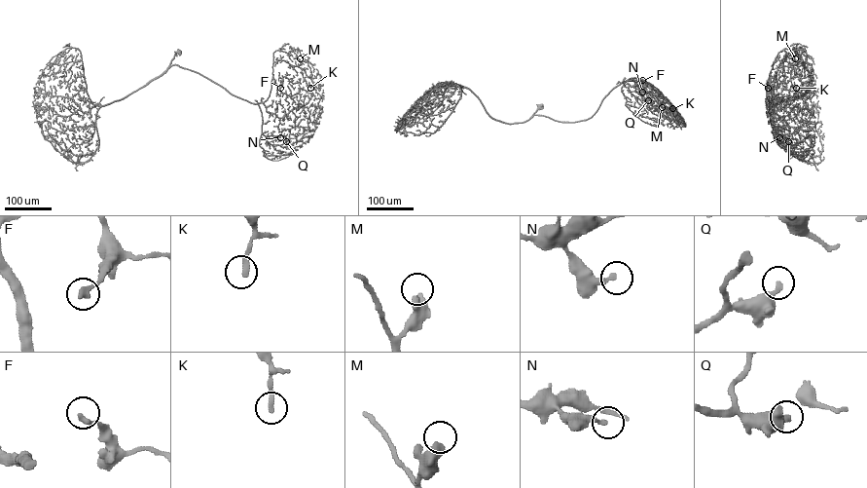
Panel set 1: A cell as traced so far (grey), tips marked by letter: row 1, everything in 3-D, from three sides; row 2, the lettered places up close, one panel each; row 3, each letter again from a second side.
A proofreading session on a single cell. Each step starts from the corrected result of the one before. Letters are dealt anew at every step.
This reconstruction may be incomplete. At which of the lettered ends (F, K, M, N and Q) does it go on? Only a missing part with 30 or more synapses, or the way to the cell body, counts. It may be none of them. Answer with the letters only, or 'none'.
none

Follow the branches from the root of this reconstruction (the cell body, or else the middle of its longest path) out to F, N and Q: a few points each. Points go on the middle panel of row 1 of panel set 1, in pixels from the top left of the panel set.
F: (540, 106), (531, 117), (541, 115), (560, 122), (586, 120), (623, 82), (632, 78), (642, 80)
N: (540, 106), (531, 117), (541, 115), (560, 122), (576, 122), (590, 118), (602, 99), (621, 83), (642, 92)
Q: (540, 106), (531, 117), (541, 115), (560, 122), (586, 120), (602, 99), (624, 82), (635, 96), (648, 100)

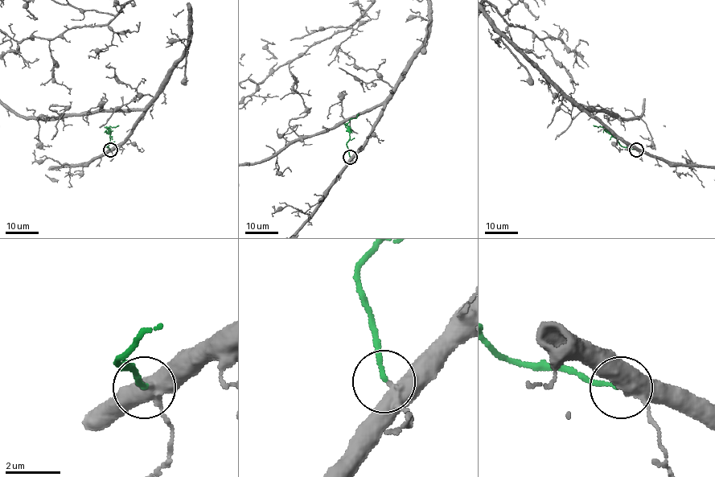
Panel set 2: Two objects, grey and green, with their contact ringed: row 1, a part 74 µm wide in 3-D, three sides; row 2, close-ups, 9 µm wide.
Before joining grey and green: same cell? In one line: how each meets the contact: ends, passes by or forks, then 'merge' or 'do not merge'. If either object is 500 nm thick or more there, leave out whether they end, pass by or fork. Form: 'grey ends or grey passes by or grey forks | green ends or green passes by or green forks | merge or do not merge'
grey forks | green ends | merge

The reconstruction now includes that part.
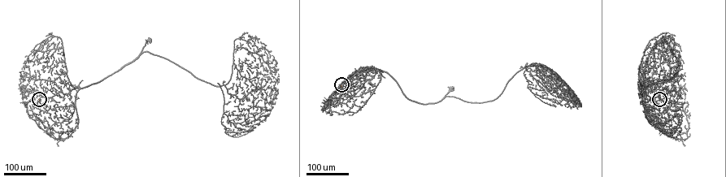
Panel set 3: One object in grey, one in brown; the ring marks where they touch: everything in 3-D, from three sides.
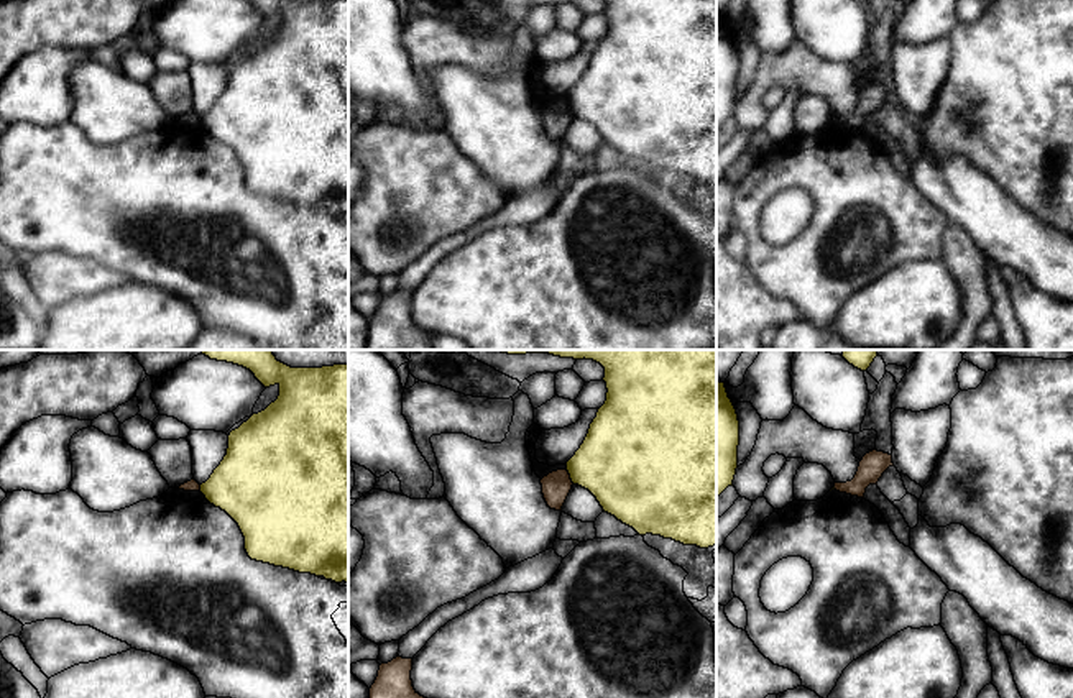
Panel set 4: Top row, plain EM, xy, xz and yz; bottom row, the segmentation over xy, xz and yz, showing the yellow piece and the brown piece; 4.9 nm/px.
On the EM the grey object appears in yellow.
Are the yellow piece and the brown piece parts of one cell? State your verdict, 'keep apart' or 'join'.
keep apart

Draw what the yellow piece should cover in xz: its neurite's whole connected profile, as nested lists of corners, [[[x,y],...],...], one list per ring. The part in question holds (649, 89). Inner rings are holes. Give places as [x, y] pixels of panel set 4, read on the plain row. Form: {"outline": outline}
{"outline": [[[605,0],[606,33],[590,56],[588,66],[565,95],[573,117],[588,122],[605,145],[633,159],[639,168],[652,166],[684,177],[716,177],[716,0]]]}

